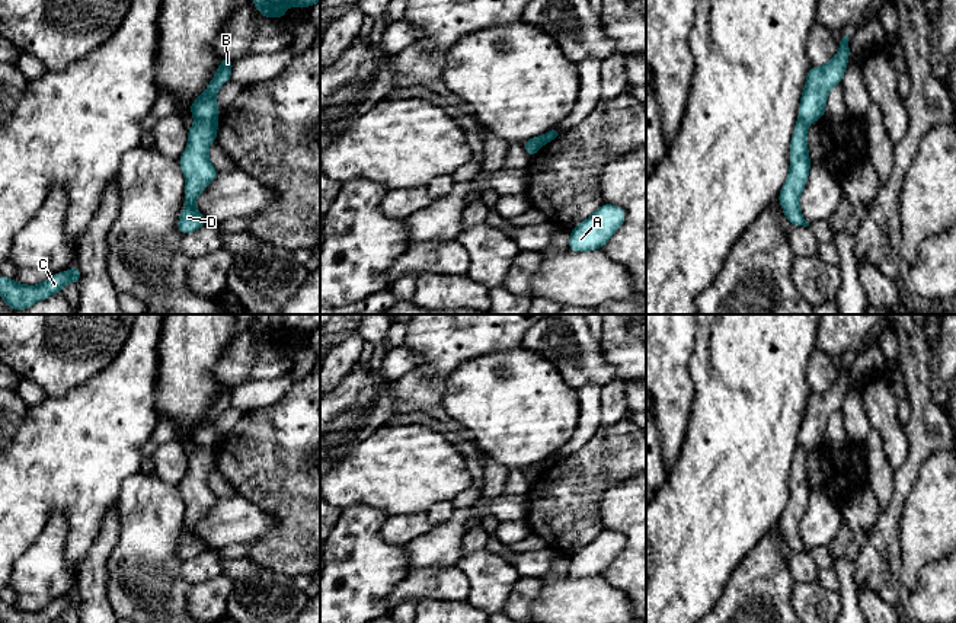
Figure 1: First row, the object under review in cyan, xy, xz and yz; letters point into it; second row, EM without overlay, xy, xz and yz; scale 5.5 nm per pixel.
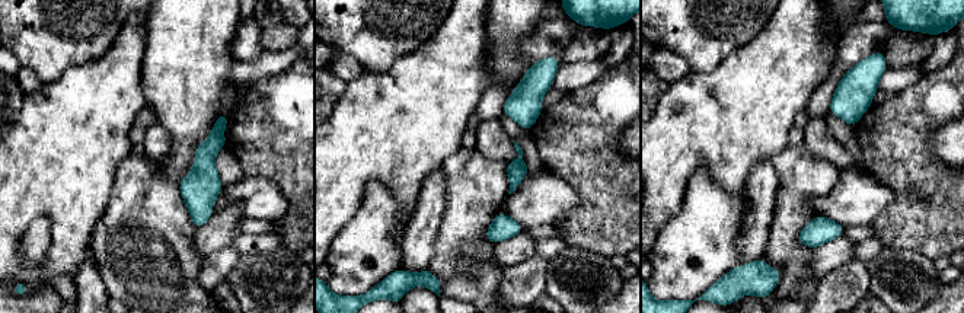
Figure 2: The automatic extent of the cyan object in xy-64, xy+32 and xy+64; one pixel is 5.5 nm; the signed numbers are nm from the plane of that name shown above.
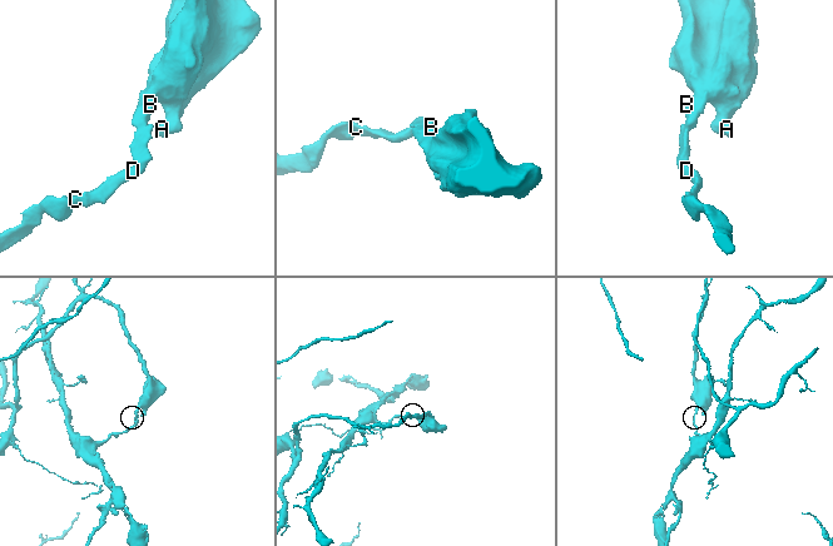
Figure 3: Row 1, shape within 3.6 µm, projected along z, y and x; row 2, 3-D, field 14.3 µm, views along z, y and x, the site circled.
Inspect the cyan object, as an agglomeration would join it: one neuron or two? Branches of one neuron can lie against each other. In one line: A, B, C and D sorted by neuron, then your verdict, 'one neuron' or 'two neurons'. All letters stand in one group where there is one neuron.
A B / C D; two neurons

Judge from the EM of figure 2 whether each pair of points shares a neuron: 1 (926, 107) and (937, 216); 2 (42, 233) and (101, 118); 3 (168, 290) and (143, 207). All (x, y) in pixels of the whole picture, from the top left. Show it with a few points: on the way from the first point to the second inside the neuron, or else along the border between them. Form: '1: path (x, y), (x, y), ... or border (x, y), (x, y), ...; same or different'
1: path (916, 134), (916, 176), (925, 188); same
2: border (40, 216), (50, 224), (45, 255); different
3: path (153, 270), (144, 256), (144, 227); same

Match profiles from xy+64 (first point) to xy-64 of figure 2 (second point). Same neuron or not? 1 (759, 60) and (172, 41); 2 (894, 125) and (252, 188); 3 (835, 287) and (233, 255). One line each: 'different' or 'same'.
1: different
2: different
3: same

